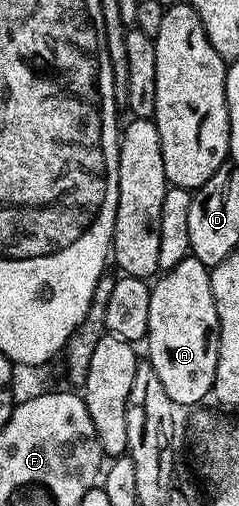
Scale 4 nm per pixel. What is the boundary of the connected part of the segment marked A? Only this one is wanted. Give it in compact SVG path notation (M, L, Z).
M184 258L175 264L175 268L164 271L152 283L149 292L151 316L147 316L150 344L147 360L155 368L155 376L159 376L167 396L171 396L177 408L193 408L201 404L196 402L205 397L208 399L215 384L219 320L211 296L209 271L210 267L204 266L199 259Z

